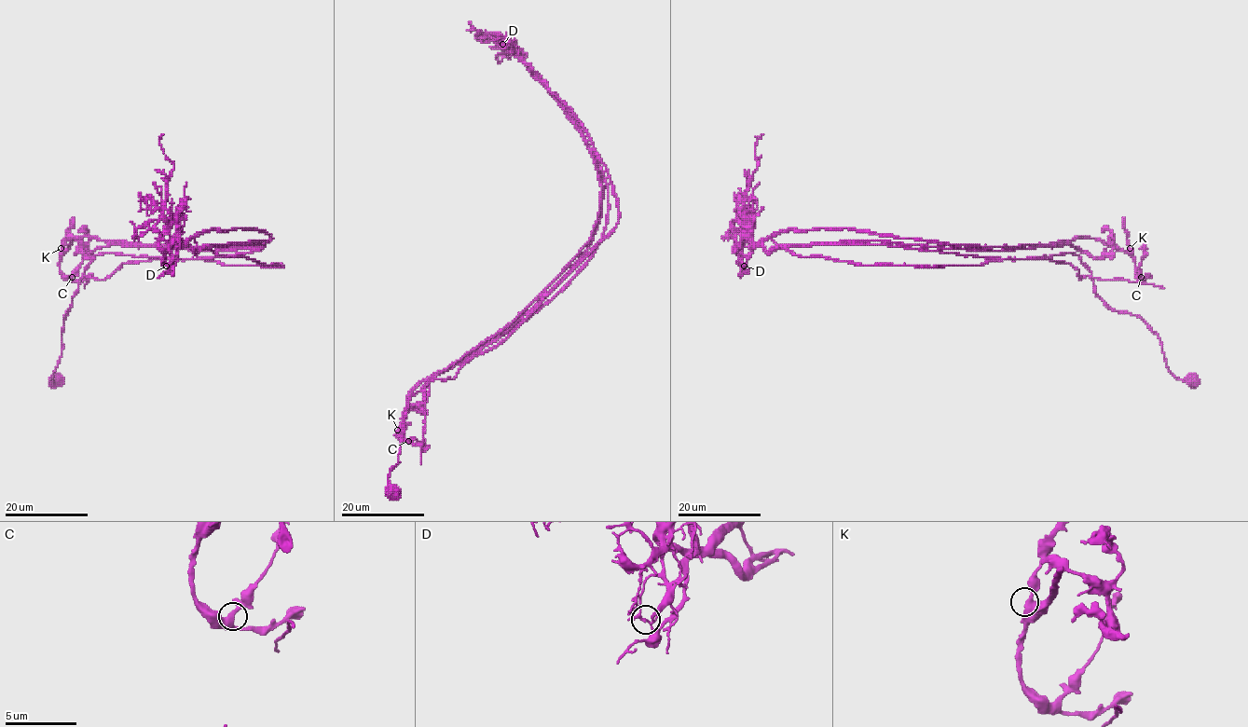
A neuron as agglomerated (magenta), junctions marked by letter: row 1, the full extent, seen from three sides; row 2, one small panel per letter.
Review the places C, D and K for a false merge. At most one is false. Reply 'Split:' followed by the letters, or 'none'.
Split: D

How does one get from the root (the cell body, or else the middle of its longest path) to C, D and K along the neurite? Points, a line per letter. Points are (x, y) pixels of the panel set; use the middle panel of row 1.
C: (392, 493), (408, 400), (551, 282), (600, 203), (576, 264), (413, 390), (396, 433), (408, 441)
D: (392, 493), (408, 400), (506, 327), (588, 240), (599, 212), (582, 131), (502, 44)
K: (392, 493), (408, 400), (551, 282), (588, 240), (600, 203), (577, 263), (499, 336), (423, 379), (397, 430)

